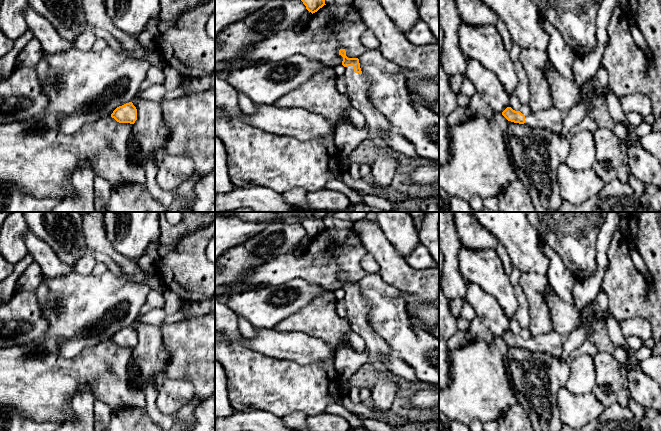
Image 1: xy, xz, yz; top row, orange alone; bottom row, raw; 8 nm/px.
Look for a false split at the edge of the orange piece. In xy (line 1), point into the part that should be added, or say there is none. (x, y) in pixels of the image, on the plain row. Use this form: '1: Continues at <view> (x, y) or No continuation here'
1: No continuation here

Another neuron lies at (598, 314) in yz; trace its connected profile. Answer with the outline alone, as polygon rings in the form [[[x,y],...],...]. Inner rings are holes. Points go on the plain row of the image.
[[[592,301],[592,309],[593,309],[593,314],[591,319],[592,320],[602,320],[605,322],[607,314],[600,309],[600,307],[595,303],[595,301]]]

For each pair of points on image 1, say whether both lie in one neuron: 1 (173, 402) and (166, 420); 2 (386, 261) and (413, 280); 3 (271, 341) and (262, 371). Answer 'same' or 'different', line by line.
1: different
2: same
3: different

